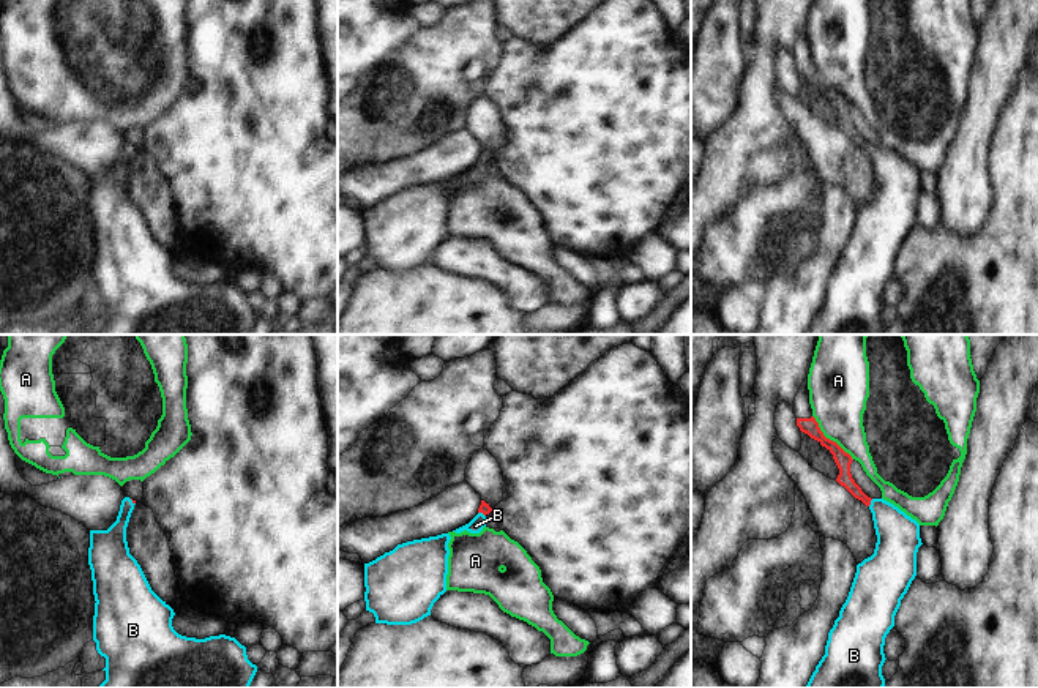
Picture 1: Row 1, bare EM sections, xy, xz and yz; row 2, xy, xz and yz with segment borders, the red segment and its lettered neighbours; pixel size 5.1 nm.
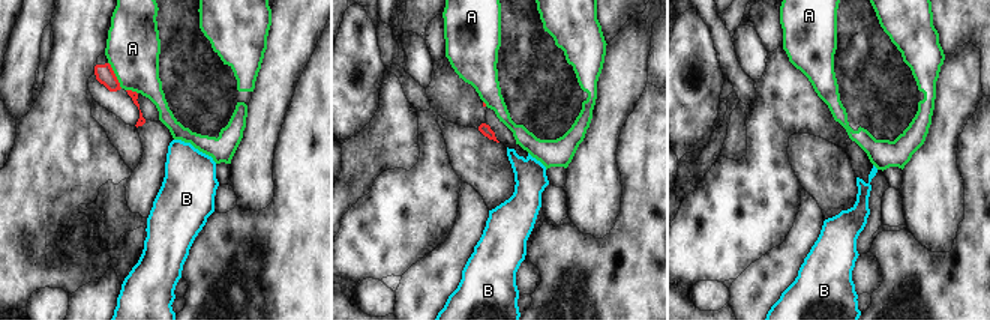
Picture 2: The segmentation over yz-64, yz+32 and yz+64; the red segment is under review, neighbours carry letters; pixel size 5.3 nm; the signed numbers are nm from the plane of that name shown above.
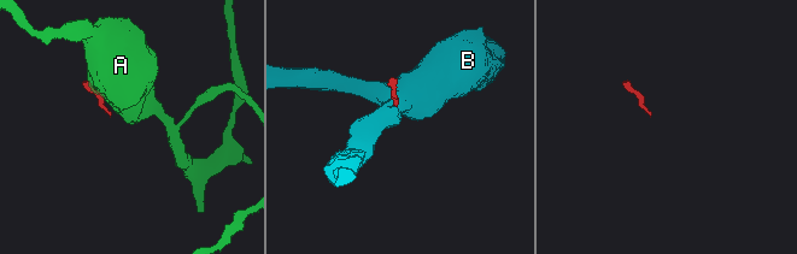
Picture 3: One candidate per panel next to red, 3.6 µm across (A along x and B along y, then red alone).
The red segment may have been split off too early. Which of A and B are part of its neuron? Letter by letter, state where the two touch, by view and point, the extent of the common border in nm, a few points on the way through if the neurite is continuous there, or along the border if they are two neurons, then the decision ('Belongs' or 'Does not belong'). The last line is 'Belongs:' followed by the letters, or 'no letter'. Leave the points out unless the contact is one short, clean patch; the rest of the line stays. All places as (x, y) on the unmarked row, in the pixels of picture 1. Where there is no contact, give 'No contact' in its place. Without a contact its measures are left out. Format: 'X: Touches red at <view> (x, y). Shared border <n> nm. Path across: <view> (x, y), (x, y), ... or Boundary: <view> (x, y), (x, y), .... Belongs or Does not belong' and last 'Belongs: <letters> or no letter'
A: Touches red at yz (828, 86). Shared border 300 nm. Boundary: yz (813, 62), (819, 76), (835, 87), (852, 106). Does not belong
B: Touches red at yz (869, 149). Shared border 50 nm. Path across: yz (843, 108), (844, 125), (869, 149), (892, 171), (898, 182). Belongs
Belongs: B.

